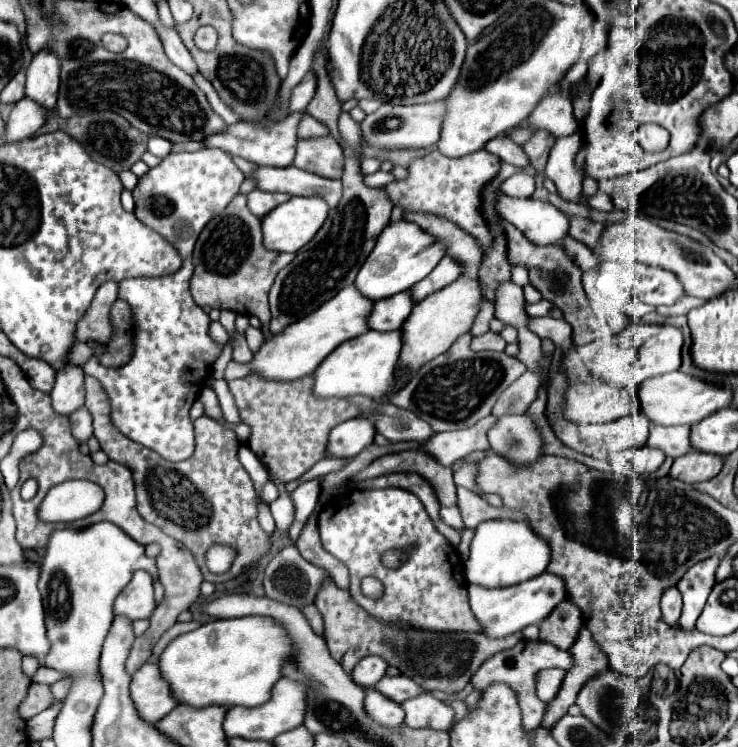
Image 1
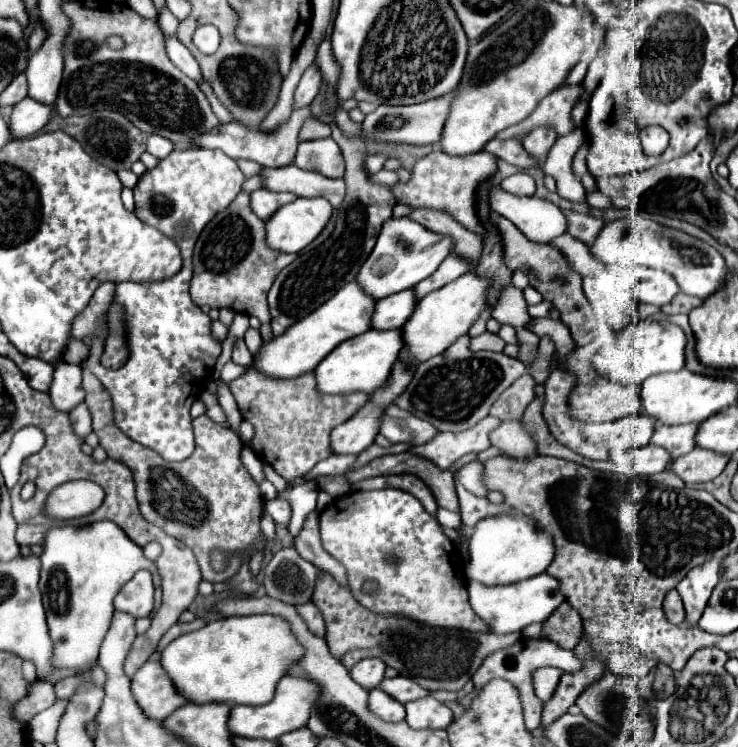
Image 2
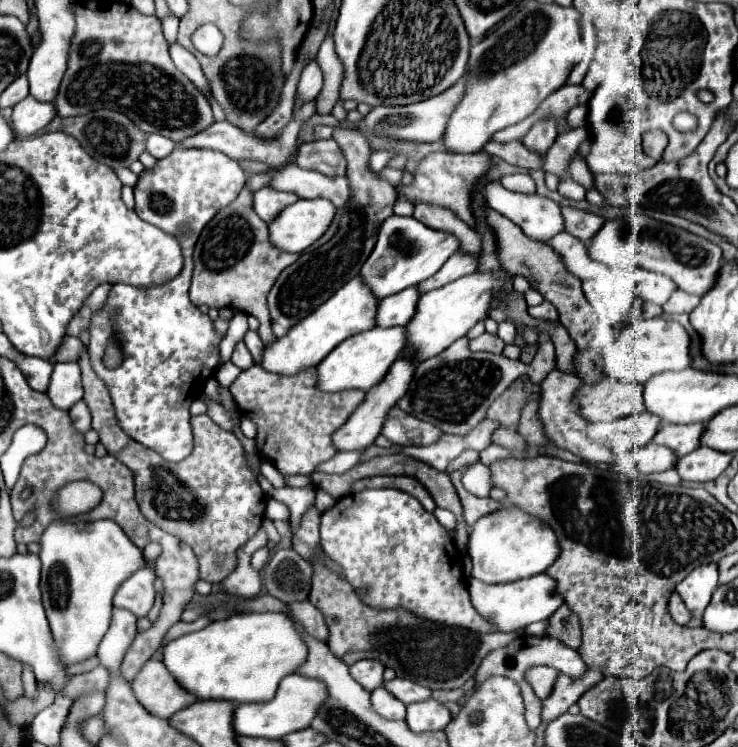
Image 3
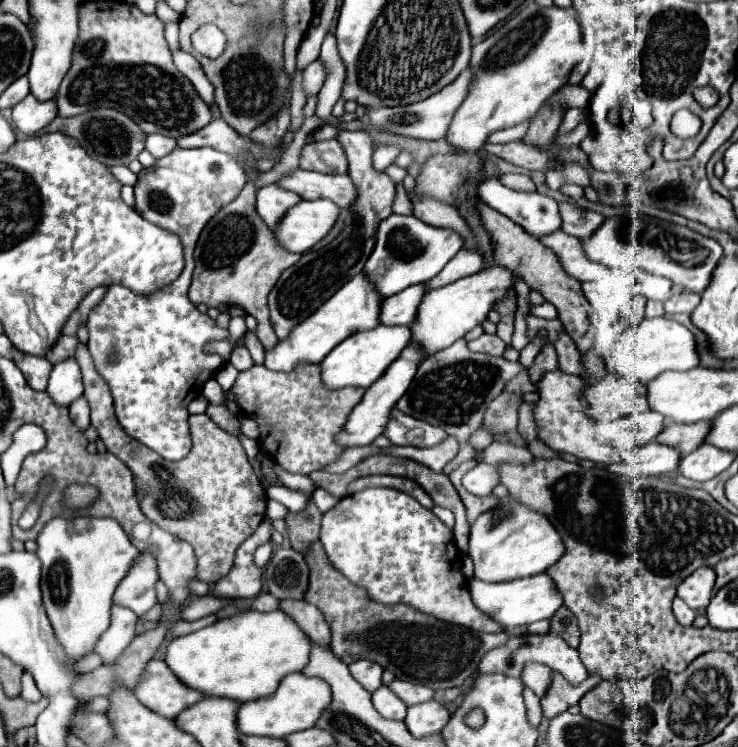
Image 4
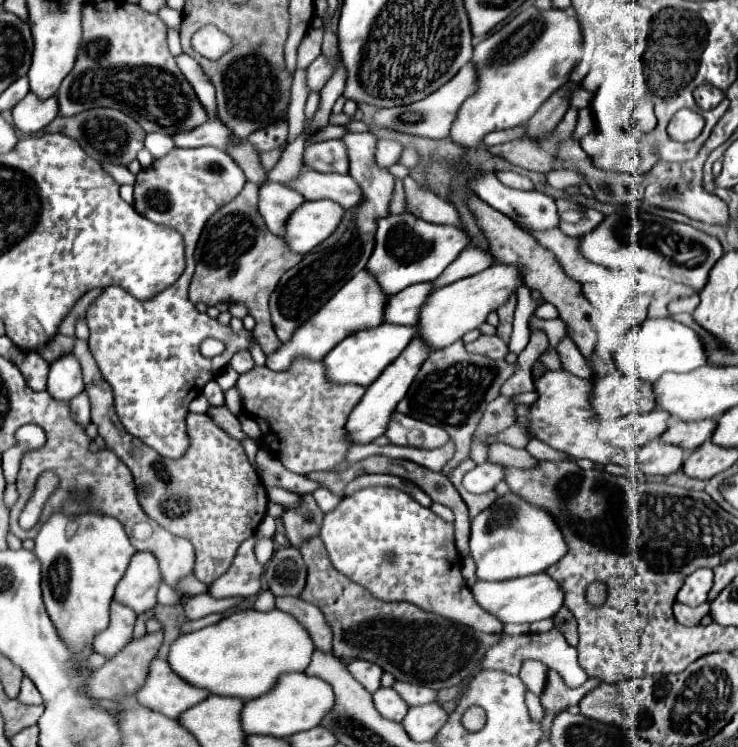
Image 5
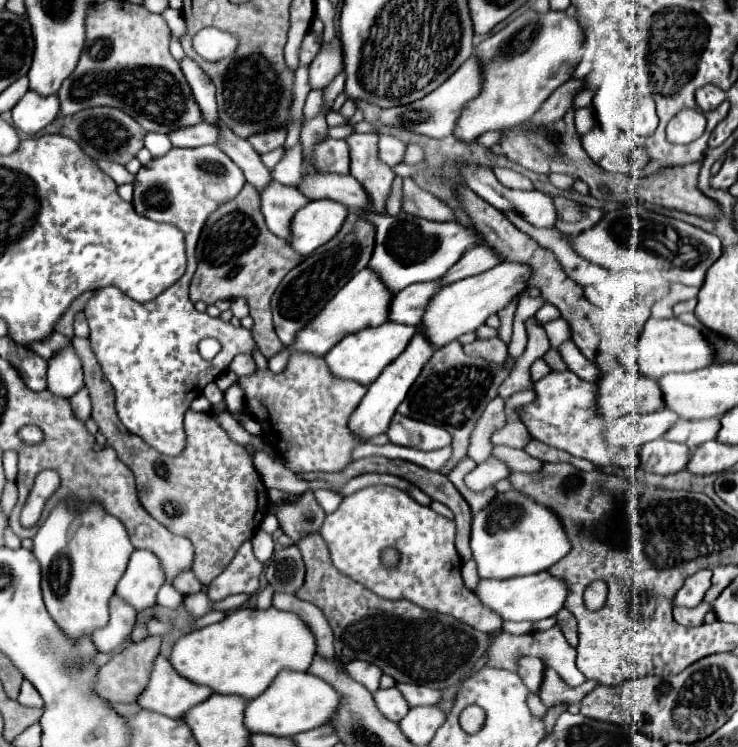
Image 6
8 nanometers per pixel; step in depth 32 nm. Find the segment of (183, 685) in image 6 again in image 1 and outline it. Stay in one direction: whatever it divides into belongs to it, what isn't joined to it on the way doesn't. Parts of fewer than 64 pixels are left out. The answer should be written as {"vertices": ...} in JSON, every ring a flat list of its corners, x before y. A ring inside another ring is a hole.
{"vertices":[[146,662,134,676,130,684,132,700,148,722,162,720,168,712,172,712,178,704,178,700,172,696,170,686,162,678,160,666,154,662]]}

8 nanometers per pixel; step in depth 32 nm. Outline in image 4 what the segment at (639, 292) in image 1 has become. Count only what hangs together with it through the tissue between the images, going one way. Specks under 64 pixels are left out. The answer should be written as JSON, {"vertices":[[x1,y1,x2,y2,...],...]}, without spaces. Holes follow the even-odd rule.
{"vertices":[[646,276,646,284,640,288,640,292,650,300,666,300,670,296,672,282,662,276]]}

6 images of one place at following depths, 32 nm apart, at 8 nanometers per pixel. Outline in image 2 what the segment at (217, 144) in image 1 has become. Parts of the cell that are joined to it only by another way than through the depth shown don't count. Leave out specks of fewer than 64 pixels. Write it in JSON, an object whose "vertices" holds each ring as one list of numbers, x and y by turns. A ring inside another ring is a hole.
{"vertices":[[304,106,300,110,294,110,288,124,282,124,276,132,272,132,272,136,264,136,258,130,248,130,242,124,220,124,216,128,212,128,210,132,204,132,202,136,190,140,190,144,198,146,198,148,214,148,214,150,222,150,224,154,228,154,230,158,238,160,238,158,246,158,246,160,254,160,266,168,280,168,280,166,288,166,294,160,296,154,296,146,298,146,298,132,304,124,306,118,310,118,310,106]]}

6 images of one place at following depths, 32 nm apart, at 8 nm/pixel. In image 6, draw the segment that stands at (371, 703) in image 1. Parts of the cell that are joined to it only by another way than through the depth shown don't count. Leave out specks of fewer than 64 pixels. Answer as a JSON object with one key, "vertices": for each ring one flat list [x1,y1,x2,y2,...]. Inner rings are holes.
{"vertices":[[396,688,378,690,374,694,374,700,376,700,376,706,380,708,380,712,388,720,394,720,394,722,400,722,406,716,406,712,410,710,408,702,404,700,404,696,400,692,396,692]]}

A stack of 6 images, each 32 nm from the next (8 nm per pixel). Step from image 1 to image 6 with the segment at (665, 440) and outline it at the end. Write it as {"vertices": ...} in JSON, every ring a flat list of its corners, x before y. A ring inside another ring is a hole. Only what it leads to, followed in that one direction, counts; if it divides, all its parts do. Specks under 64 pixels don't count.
{"vertices":[[720,418,710,420,678,420,668,432,666,440,688,444,688,448,698,448,700,444,714,440,720,430]]}

